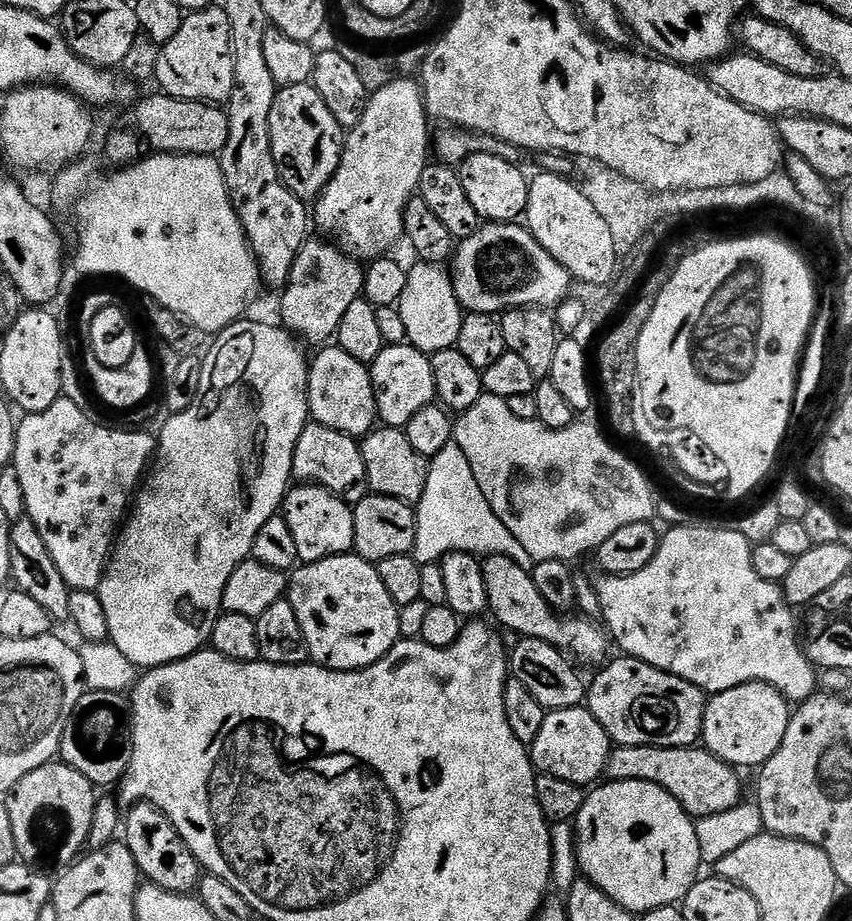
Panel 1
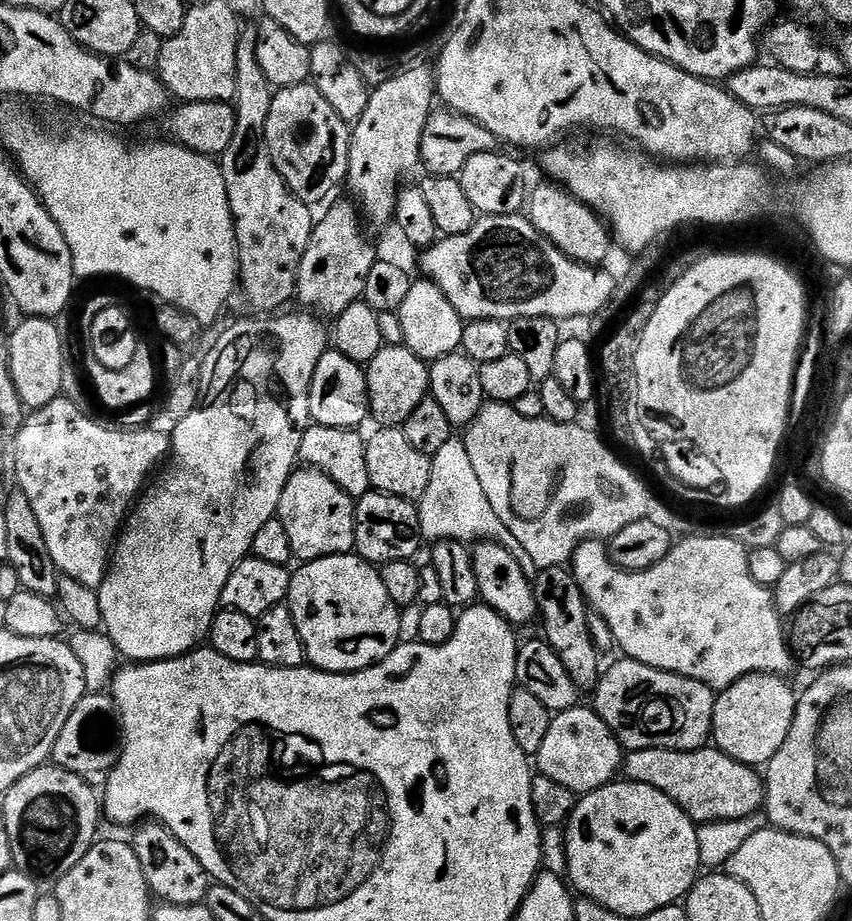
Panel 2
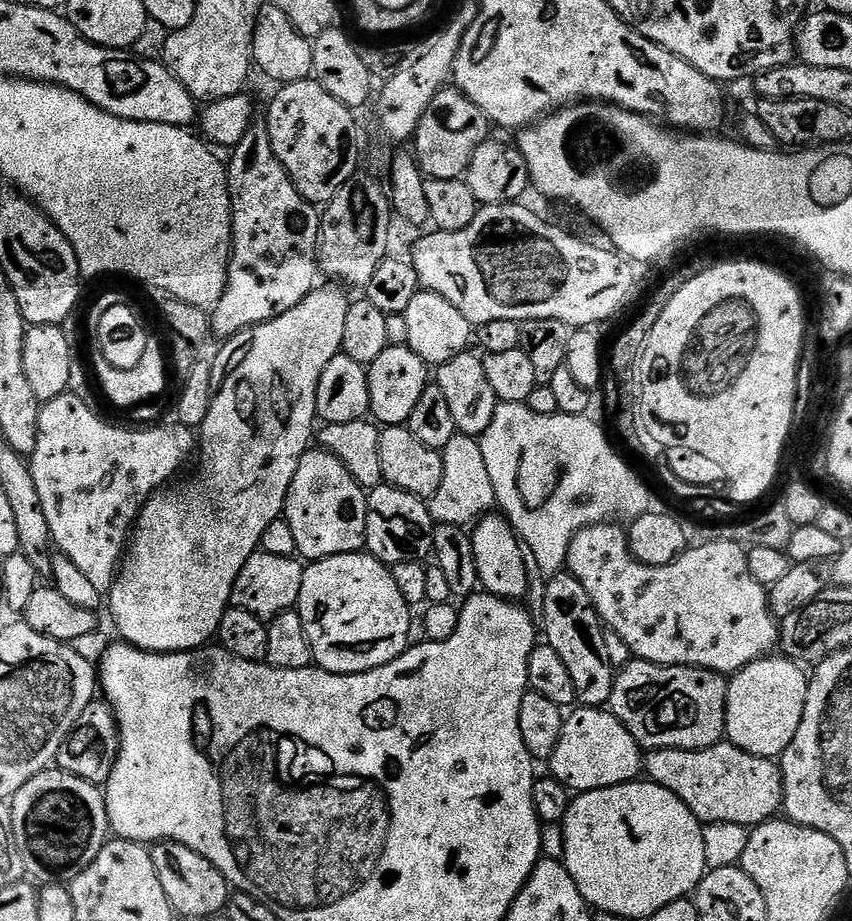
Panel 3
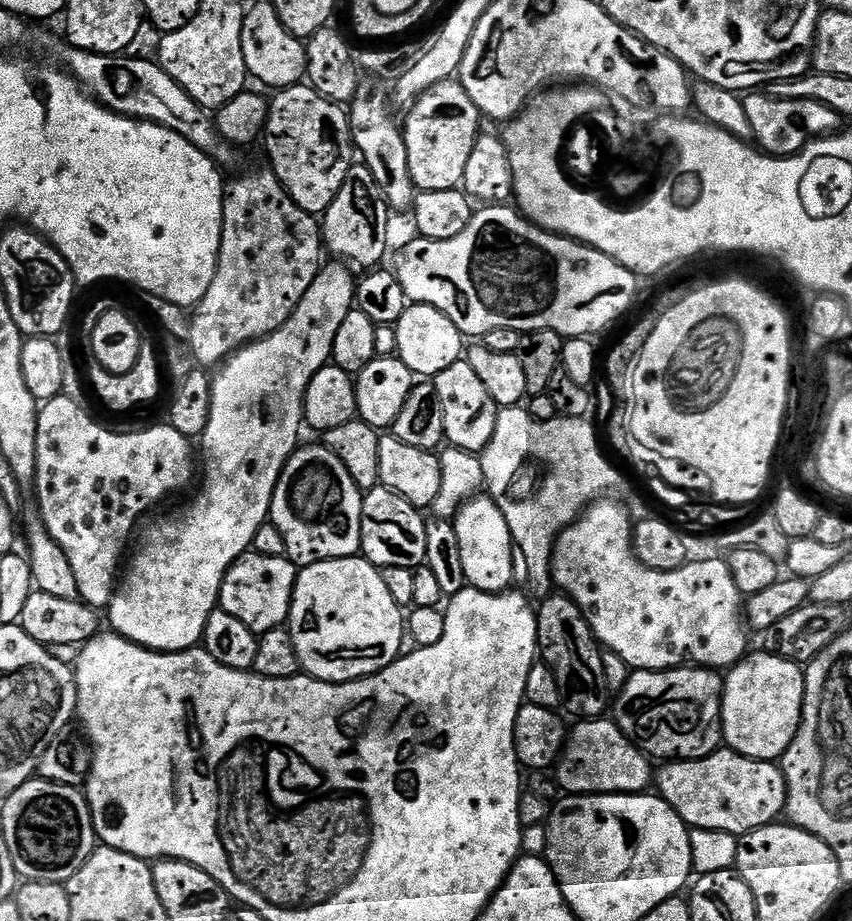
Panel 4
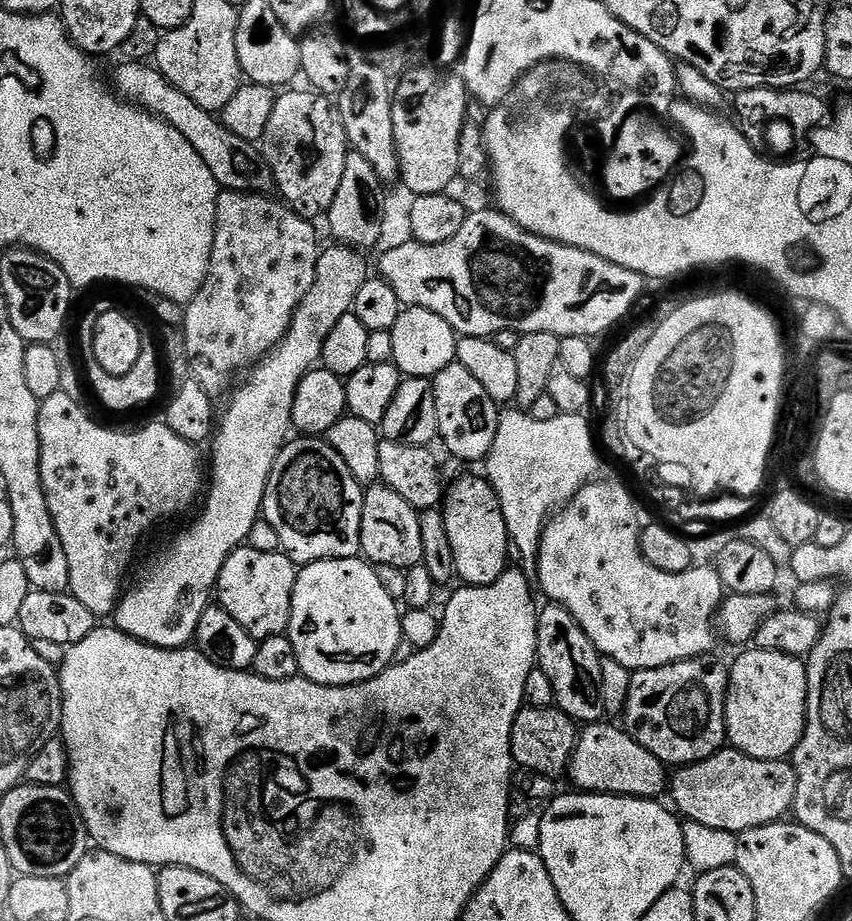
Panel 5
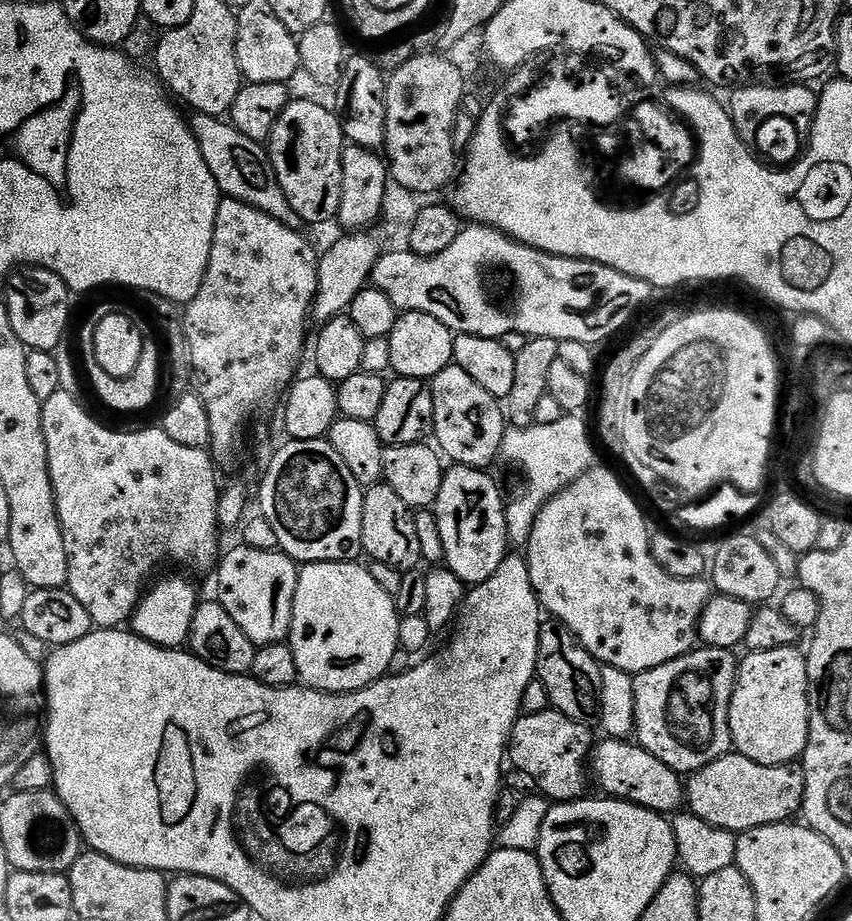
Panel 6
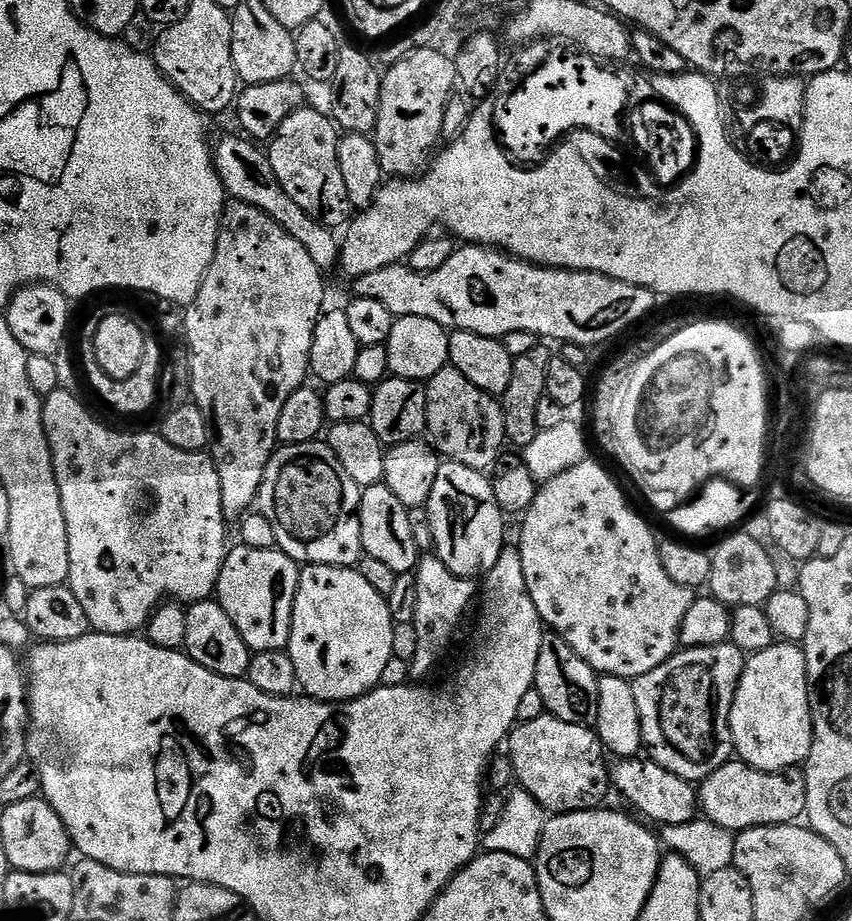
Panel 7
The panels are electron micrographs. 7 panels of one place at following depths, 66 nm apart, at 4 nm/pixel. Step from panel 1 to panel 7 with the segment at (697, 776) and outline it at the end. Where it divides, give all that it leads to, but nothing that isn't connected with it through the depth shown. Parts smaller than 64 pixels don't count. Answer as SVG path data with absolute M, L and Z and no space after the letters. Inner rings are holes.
M733 758L698 784L698 808L703 819L733 834L758 826L797 823L807 813L806 782L800 770L763 772Z

